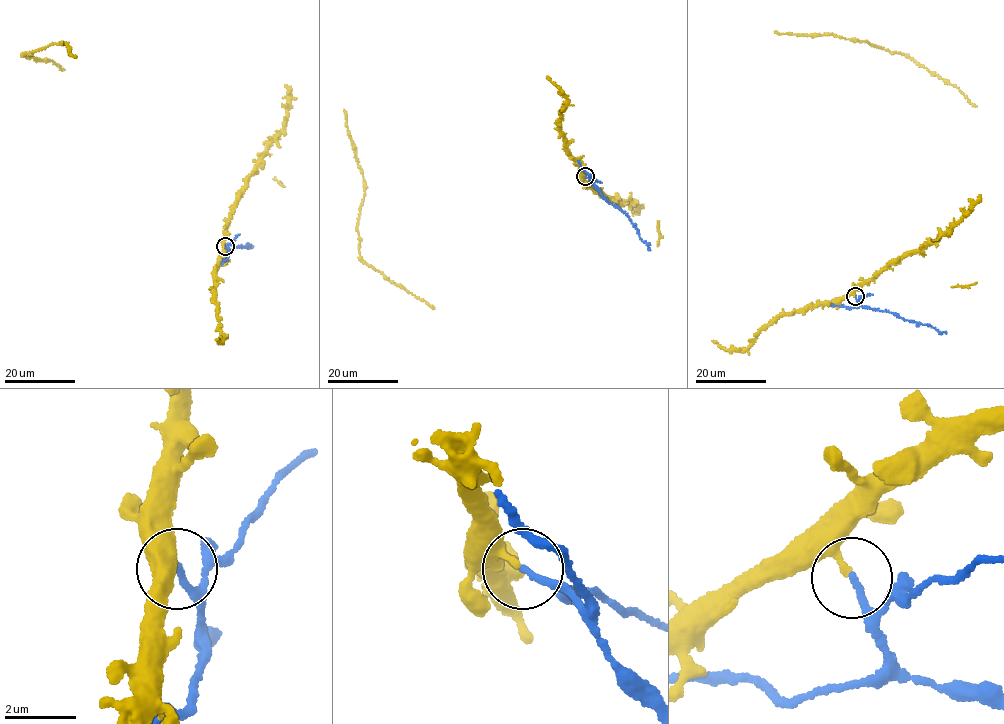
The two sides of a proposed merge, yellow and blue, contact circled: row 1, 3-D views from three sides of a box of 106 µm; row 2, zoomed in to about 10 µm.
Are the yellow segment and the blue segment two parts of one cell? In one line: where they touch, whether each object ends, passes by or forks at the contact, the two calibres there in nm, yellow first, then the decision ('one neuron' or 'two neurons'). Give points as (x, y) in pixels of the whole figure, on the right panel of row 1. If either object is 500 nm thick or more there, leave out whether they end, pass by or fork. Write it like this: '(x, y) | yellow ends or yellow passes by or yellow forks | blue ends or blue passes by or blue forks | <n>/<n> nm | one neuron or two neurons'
(855, 296) | yellow ends | blue ends | 240/190 nm | two neurons

